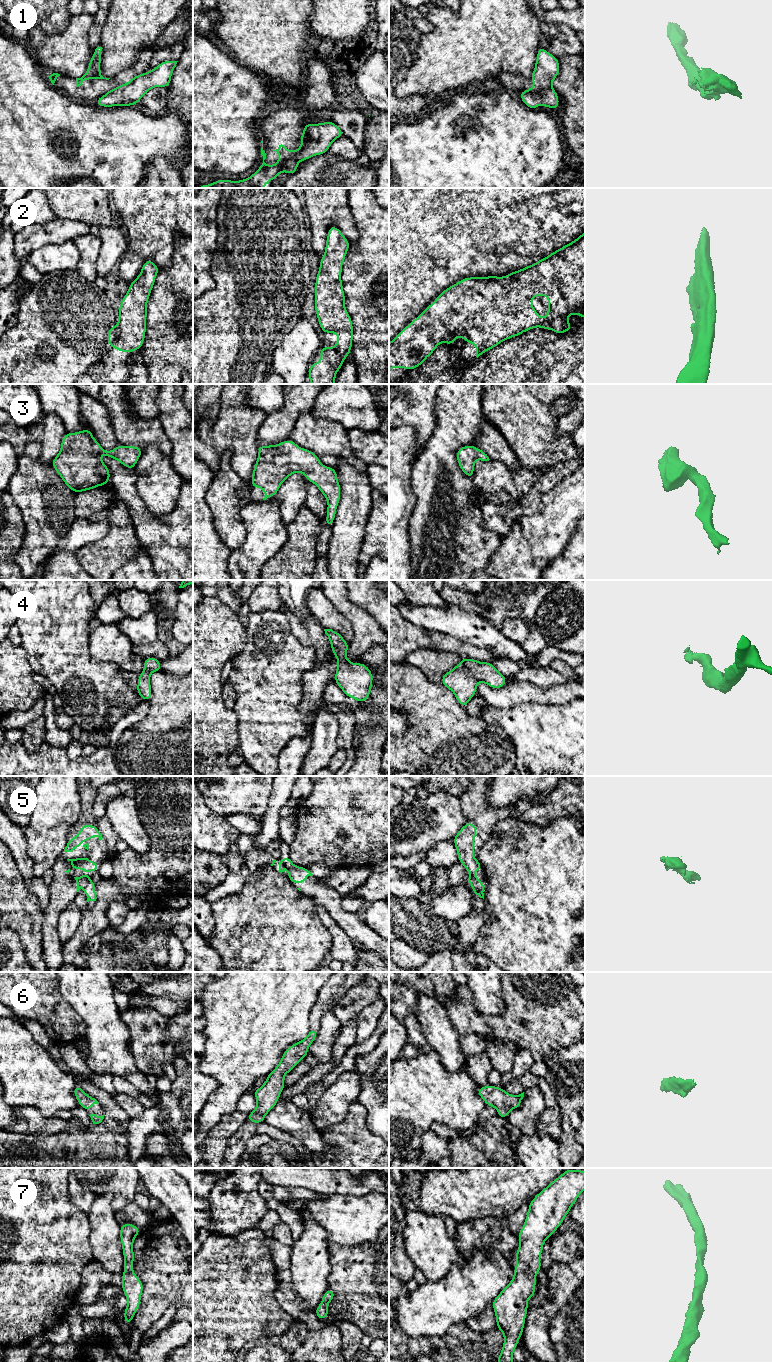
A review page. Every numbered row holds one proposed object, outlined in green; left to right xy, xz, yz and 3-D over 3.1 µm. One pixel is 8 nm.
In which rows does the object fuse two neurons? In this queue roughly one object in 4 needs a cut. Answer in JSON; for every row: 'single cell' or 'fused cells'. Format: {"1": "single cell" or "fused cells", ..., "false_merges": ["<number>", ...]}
{"1": "fused cells", "2": "single cell", "3": "single cell", "4": "single cell", "5": "fused cells", "6": "single cell", "7": "single cell", "false_merges": ["1", "5"]}

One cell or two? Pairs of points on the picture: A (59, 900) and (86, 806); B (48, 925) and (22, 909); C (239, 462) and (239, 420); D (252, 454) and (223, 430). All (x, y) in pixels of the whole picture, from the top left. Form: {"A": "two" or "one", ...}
{"A": "one", "B": "two", "C": "one", "D": "one"}

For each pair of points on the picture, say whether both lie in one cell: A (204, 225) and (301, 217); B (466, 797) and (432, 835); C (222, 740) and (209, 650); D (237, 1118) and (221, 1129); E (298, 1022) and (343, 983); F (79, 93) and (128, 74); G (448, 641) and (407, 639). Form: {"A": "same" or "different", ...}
{"A": "different", "B": "different", "C": "same", "D": "same", "E": "different", "F": "same", "G": "same"}

